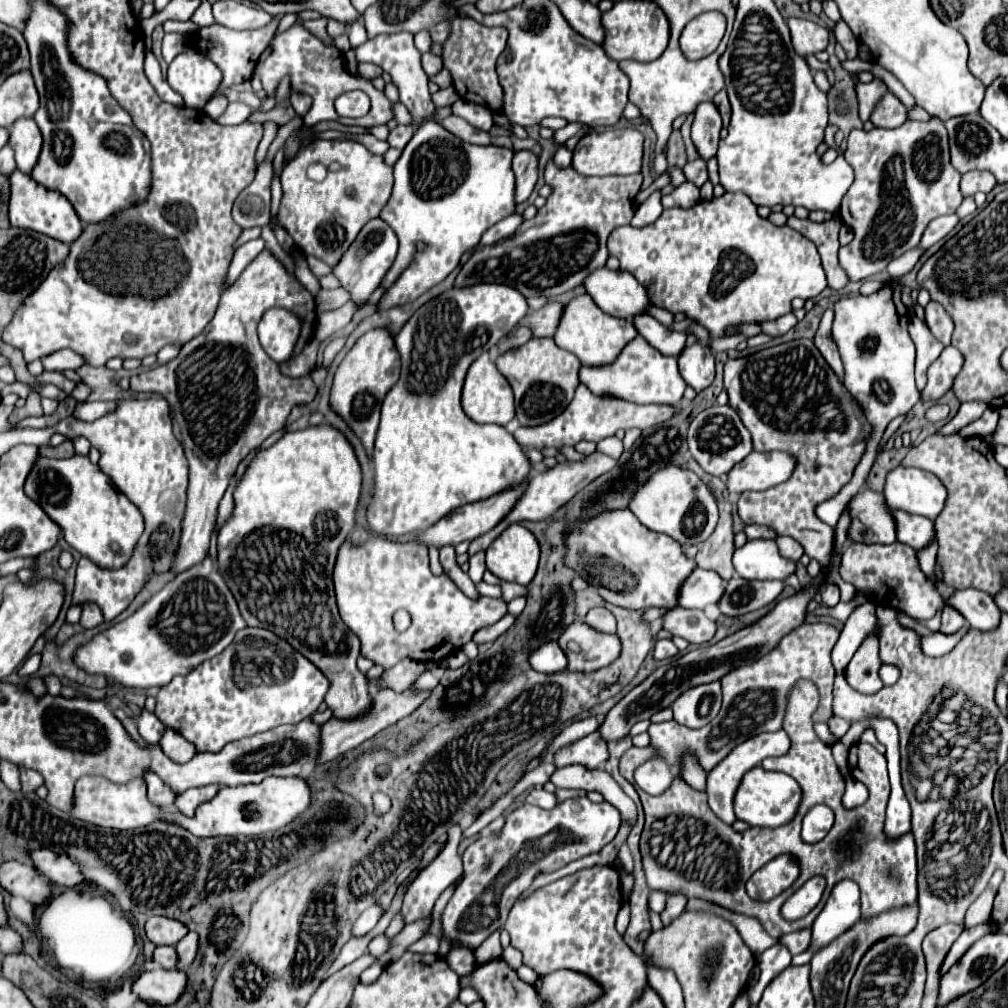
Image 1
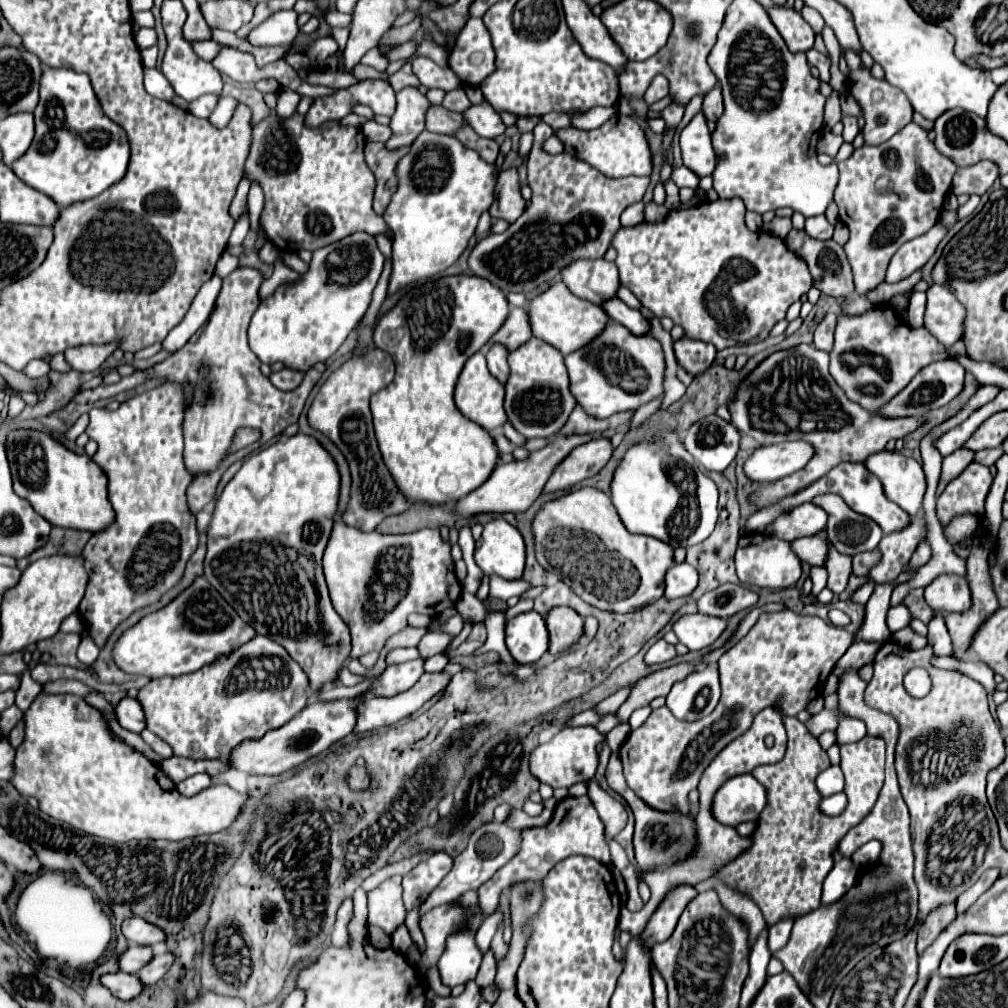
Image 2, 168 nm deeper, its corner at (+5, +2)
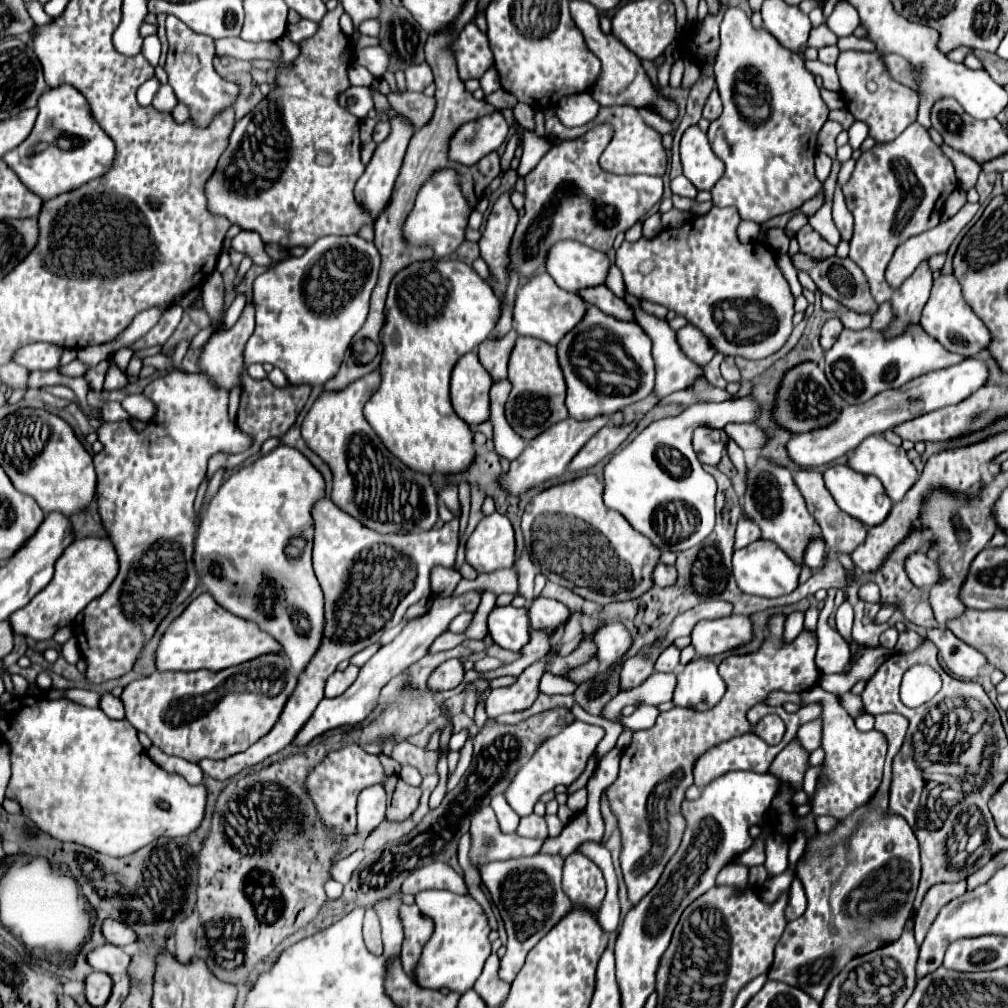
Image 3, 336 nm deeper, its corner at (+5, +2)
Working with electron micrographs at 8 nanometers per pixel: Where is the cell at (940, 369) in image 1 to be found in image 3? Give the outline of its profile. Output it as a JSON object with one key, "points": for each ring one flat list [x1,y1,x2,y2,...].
{"points":[[966,358,956,366,918,376,916,380,910,380,908,384,904,384,896,390,886,390,864,404,858,404,858,406,844,404,844,408,840,410,840,416,832,424,826,424,824,428,816,428,812,432,794,436,788,442,788,454,796,464,800,464,804,468,828,464,828,462,844,456,846,452,854,450,864,438,868,438,876,432,886,432,888,428,896,428,902,422,914,420,916,416,922,416,926,412,940,410,940,408,946,408,946,406,966,400,972,392,976,392,980,386,986,384,988,376,990,376,988,366,982,360]]}

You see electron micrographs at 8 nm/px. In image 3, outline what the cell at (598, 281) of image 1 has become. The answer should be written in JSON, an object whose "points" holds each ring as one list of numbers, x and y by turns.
{"points":[[560,240,548,250,546,272,566,292,578,292,588,286,604,284,608,256,574,240]]}

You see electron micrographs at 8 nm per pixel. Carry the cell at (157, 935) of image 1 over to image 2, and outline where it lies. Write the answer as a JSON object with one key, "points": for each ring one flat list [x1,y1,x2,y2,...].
{"points":[[134,916,134,918,124,920,122,932,124,932,124,936,128,938,130,944,150,946,150,944,158,944,158,942,164,942,166,940,162,928,156,928,154,924,148,924,140,916]]}

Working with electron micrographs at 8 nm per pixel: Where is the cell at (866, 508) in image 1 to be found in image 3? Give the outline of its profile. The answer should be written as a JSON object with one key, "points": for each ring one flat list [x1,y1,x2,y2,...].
{"points":[[802,468,802,470,798,470,798,472,794,474,794,482,796,482,796,486,800,488,800,492,804,494,806,504,808,504,808,510,810,510,812,516,818,520,818,524,820,524,820,528,822,528,822,534,824,534,824,542,826,542,828,546,836,546,836,548,840,548,840,552,850,554,858,544,864,542,868,528,866,528,864,524,860,524,858,520,846,516,846,512,840,512,840,508,836,508,836,502,832,500,832,494,826,490,820,472]]}

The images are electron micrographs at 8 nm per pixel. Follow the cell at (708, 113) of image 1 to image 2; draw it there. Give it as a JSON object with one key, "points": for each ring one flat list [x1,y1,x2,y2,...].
{"points":[[698,112,692,122,680,134,680,148,684,166,696,172,700,178,714,172,714,150,710,144,710,132,706,116]]}

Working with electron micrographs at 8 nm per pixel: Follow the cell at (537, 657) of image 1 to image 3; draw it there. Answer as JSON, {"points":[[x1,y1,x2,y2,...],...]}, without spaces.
{"points":[[494,606,494,610,488,614,488,630,498,646,520,652,530,638,528,610,514,606]]}

